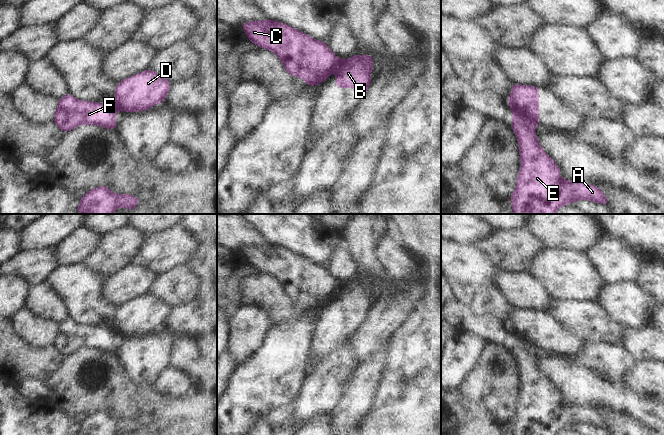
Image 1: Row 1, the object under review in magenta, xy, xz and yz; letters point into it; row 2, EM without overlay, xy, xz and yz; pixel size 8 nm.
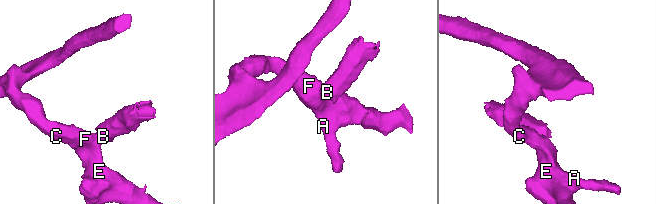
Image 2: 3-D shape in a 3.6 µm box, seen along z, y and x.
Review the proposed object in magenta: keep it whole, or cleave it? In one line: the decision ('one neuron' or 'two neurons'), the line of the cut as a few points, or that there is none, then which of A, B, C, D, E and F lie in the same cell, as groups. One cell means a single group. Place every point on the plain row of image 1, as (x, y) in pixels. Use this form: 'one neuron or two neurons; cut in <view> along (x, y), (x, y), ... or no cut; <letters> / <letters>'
two neurons; cut in yz along (511, 331), (537, 347); A C E F / B D

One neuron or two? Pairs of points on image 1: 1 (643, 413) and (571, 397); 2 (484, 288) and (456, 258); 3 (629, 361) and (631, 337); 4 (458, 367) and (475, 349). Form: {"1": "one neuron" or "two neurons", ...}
{"1": "one neuron", "2": "one neuron", "3": "two neurons", "4": "one neuron"}

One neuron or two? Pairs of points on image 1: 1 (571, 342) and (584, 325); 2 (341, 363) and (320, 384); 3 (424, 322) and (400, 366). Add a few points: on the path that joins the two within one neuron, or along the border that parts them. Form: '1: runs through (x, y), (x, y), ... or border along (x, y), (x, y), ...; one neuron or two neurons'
1: border along (556, 321), (573, 331), (583, 341); two neurons
2: runs through (336, 368), (325, 379); one neuron
3: runs through (424, 333), (424, 336), (407, 355); one neuron

